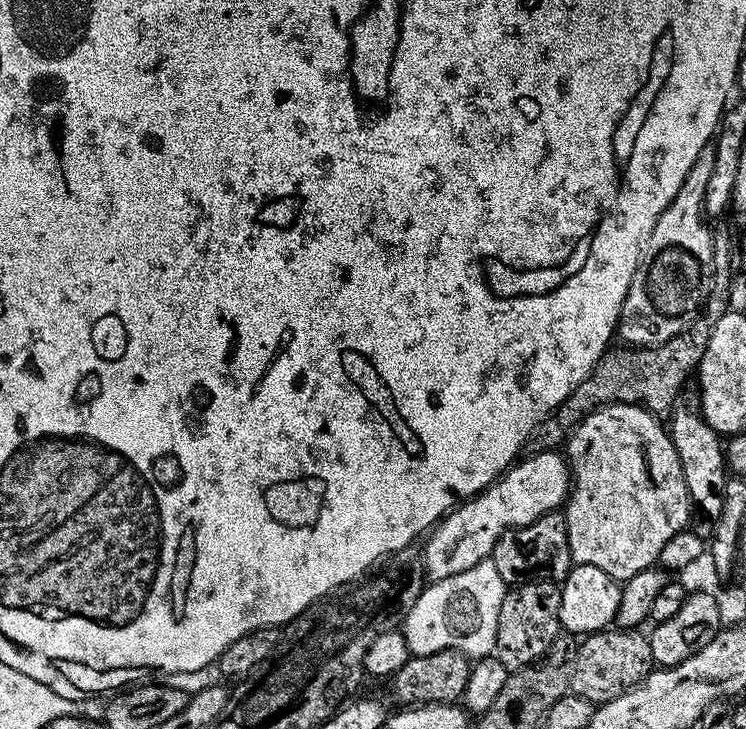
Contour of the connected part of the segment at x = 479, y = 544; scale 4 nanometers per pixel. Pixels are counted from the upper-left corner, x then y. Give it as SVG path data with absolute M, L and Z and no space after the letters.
M540 450L535 454L537 456L526 457L525 455L519 462L513 463L512 467L495 483L453 508L427 533L423 541L425 544L424 548L422 547L422 559L424 574L429 581L435 582L442 578L450 578L454 574L462 574L462 570L470 570L470 566L478 566L478 562L491 557L494 546L502 533L510 528L526 526L548 512L555 512L567 501L570 491L570 469L567 459L556 450Z

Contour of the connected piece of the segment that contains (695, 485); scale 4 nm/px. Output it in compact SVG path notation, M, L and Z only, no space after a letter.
M683 406L677 407L670 417L670 435L682 474L686 478L686 490L690 505L690 531L705 538L714 534L714 522L722 514L724 501L724 482L726 479L726 448L720 440L721 433L715 432L699 411Z

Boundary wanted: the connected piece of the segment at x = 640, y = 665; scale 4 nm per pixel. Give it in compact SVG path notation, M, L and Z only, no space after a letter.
M609 627L585 635L584 640L575 645L572 657L571 695L586 698L594 706L599 706L618 698L639 684L653 671L654 661L650 642L645 633L631 628Z

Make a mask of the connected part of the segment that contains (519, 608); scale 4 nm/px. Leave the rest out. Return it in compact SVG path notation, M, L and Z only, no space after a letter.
M529 580L527 584L518 584L505 591L502 610L498 610L498 634L494 653L502 666L515 670L532 664L548 649L550 642L561 635L560 592L561 585L554 580Z

